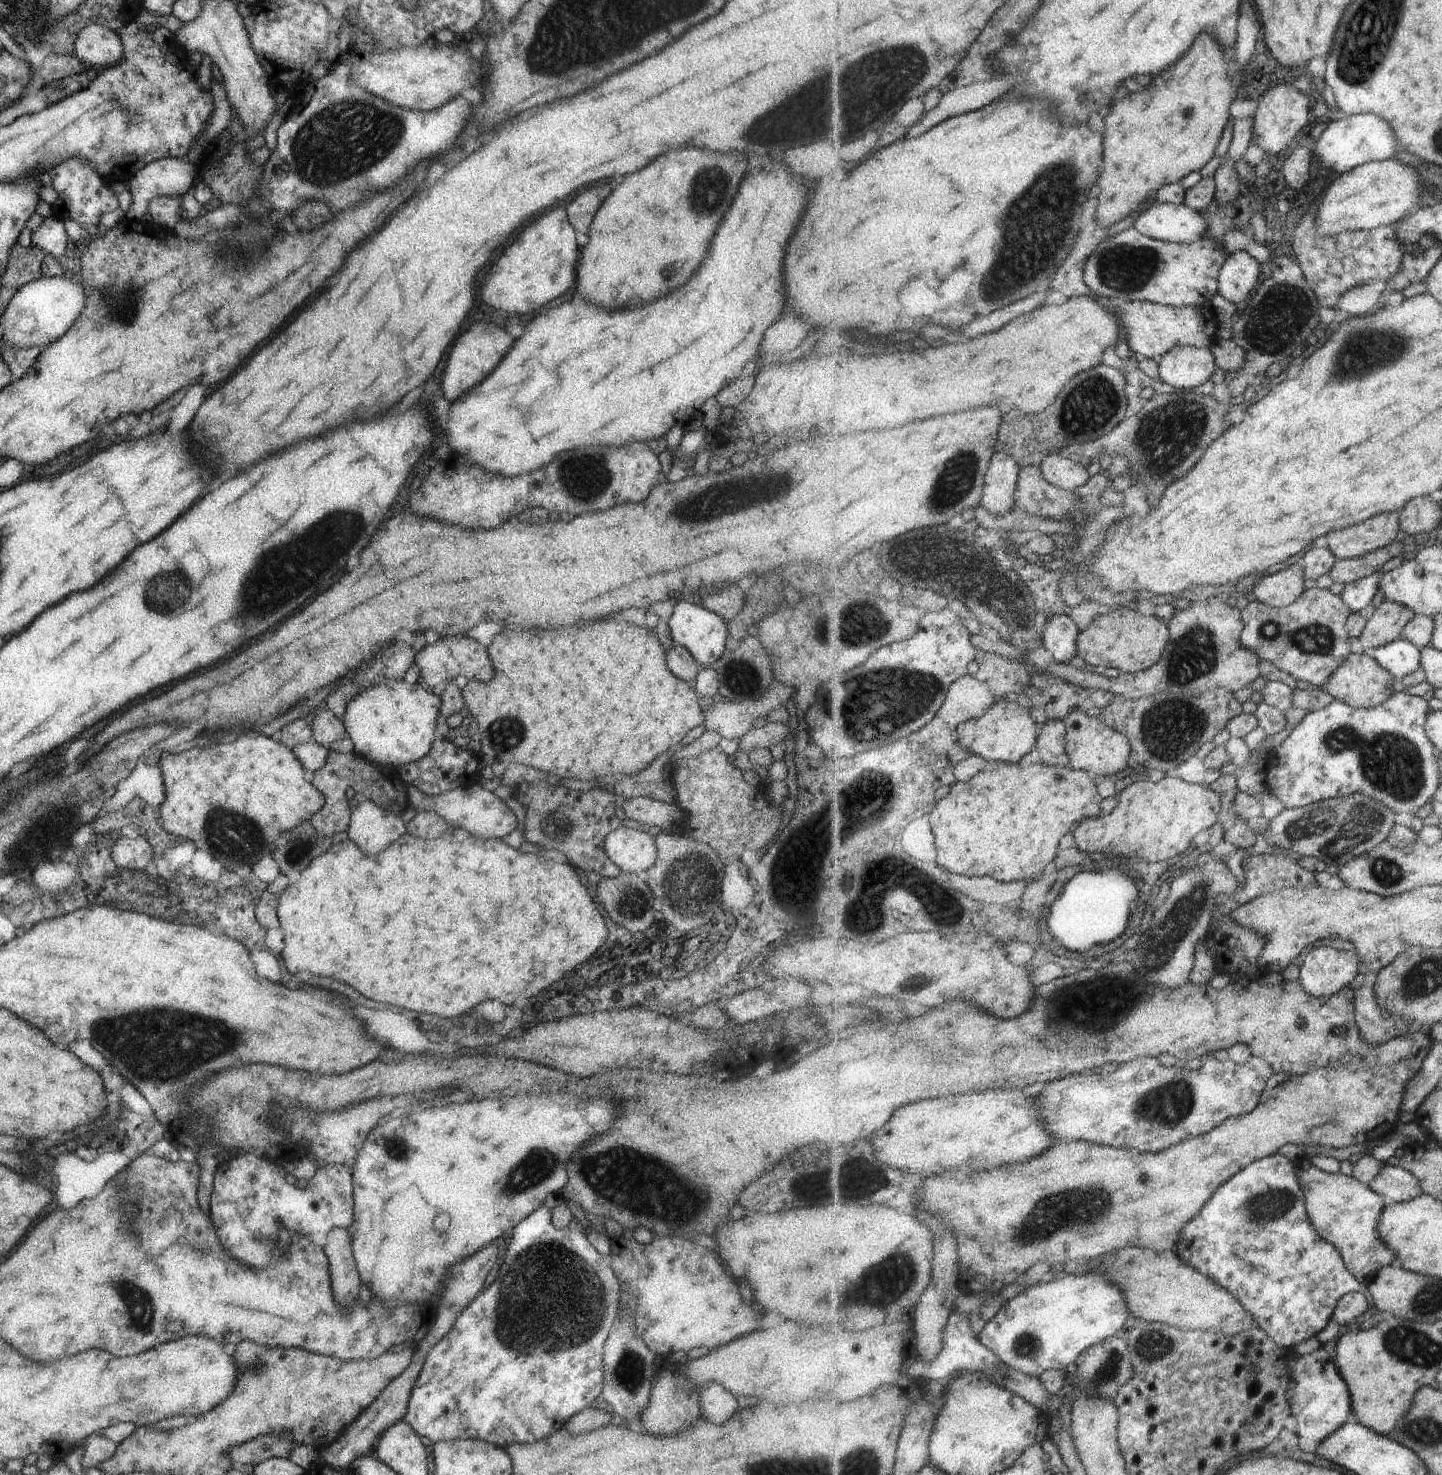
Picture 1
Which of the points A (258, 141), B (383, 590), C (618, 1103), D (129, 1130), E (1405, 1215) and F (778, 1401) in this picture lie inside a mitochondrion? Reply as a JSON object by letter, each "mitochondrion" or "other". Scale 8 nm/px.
{"A":"other","B":"other","C":"other","D":"other","E":"other","F":"other"}

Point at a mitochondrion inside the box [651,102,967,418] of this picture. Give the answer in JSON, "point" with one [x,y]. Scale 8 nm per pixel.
{"point":[708,190]}

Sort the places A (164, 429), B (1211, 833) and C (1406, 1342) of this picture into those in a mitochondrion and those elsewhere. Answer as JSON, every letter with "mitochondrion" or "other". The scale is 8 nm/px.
{"A":"other","B":"other","C":"mitochondrion"}

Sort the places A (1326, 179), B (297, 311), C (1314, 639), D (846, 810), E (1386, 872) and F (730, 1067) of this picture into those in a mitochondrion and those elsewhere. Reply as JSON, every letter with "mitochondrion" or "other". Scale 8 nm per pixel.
{"A":"other","B":"other","C":"mitochondrion","D":"mitochondrion","E":"mitochondrion","F":"other"}

